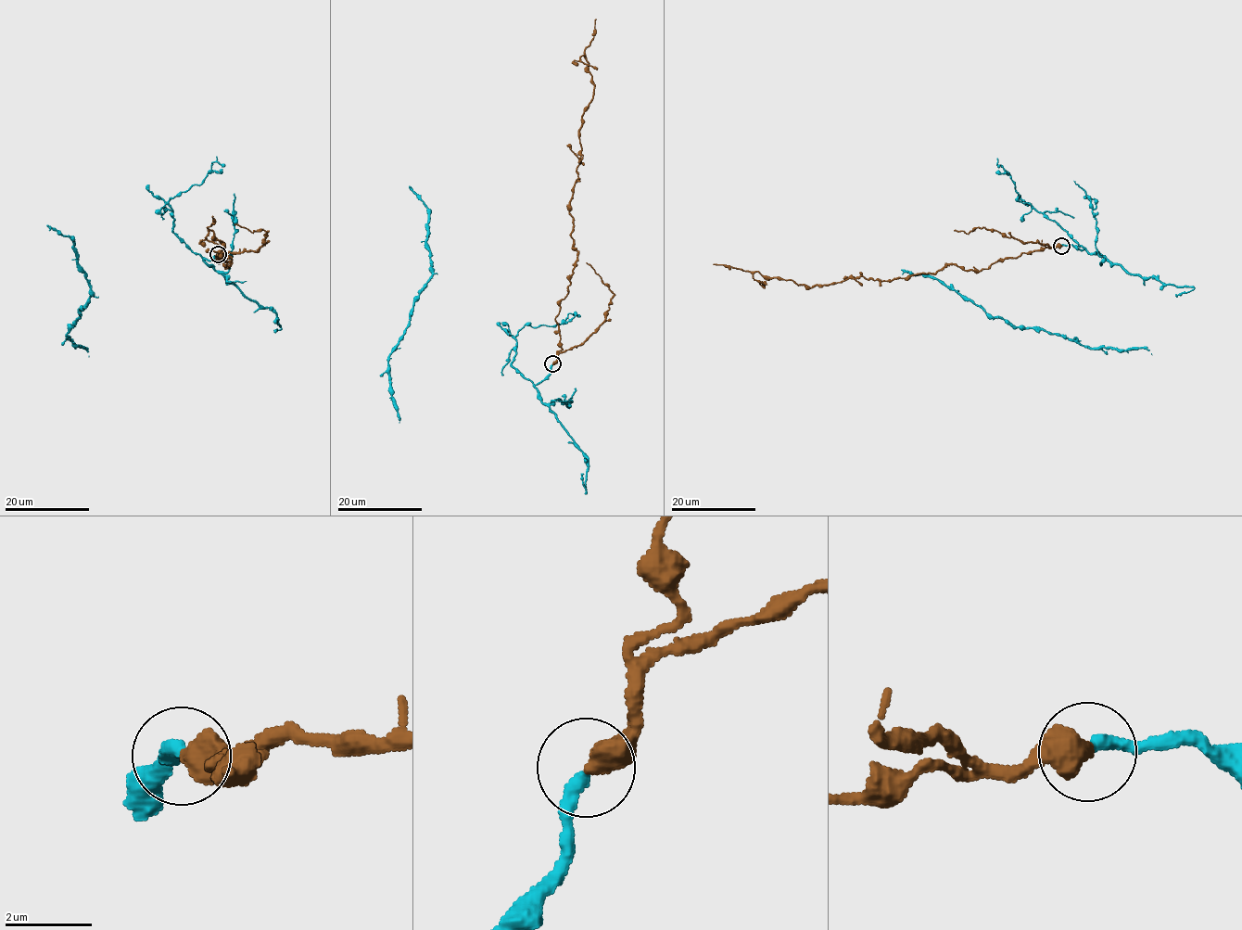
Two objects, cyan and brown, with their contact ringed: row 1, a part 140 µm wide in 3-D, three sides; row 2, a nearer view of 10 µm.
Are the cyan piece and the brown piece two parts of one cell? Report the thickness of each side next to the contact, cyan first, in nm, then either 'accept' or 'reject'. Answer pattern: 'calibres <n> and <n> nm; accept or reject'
calibres 320 and 550 nm; accept

